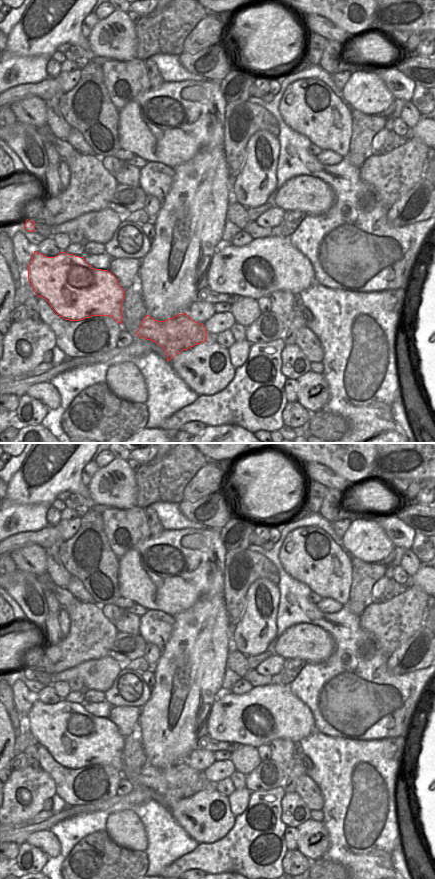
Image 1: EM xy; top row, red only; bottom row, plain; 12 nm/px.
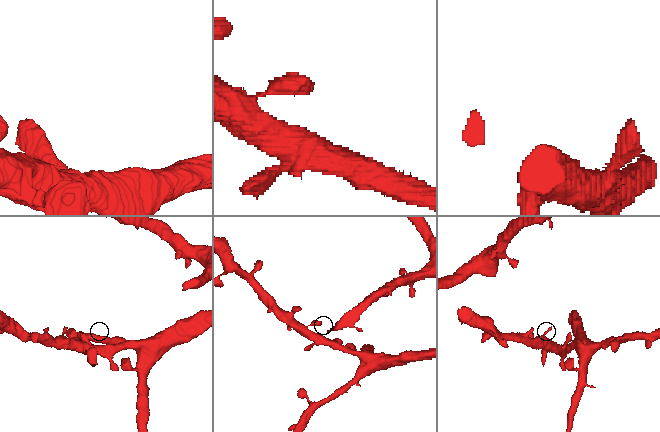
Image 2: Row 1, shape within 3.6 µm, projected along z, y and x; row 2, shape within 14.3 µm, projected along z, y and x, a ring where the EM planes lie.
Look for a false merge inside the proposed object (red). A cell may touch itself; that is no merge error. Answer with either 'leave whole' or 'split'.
leave whole

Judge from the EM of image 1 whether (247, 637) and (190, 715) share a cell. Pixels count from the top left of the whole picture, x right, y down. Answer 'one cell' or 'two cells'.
two cells

